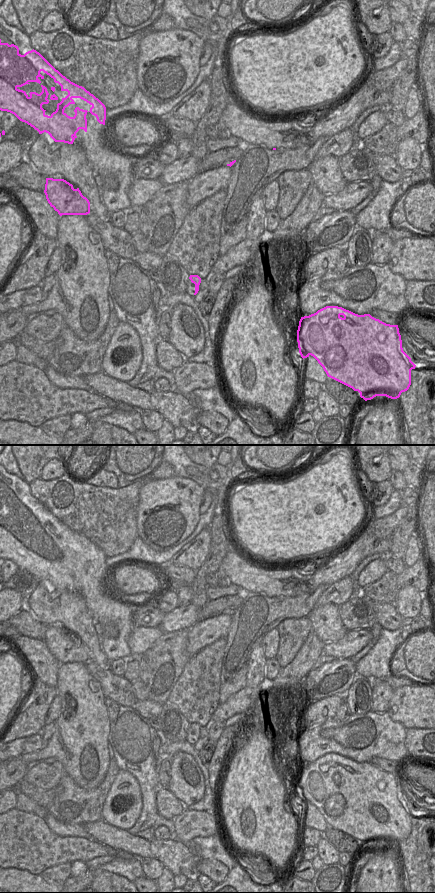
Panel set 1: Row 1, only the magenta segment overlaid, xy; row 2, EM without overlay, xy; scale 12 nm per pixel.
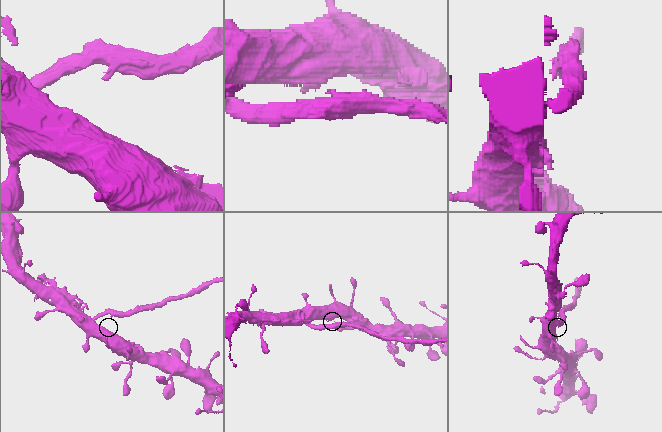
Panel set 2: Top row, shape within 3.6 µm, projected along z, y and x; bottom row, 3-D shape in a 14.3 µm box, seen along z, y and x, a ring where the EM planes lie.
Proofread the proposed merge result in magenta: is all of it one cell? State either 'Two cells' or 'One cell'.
Two cells

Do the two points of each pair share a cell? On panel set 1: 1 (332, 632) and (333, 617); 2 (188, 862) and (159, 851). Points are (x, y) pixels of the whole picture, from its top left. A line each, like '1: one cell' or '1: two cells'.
1: one cell
2: one cell

